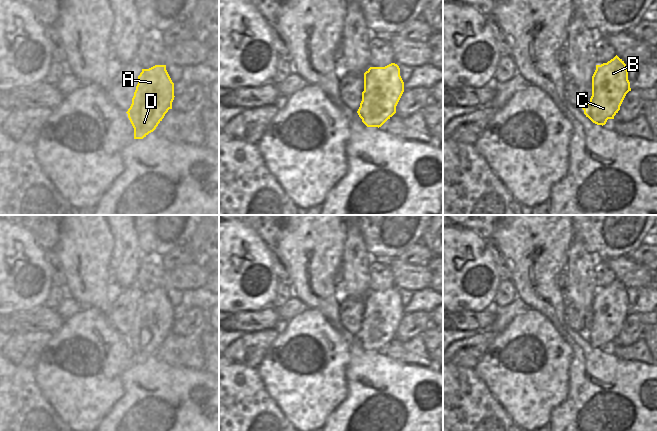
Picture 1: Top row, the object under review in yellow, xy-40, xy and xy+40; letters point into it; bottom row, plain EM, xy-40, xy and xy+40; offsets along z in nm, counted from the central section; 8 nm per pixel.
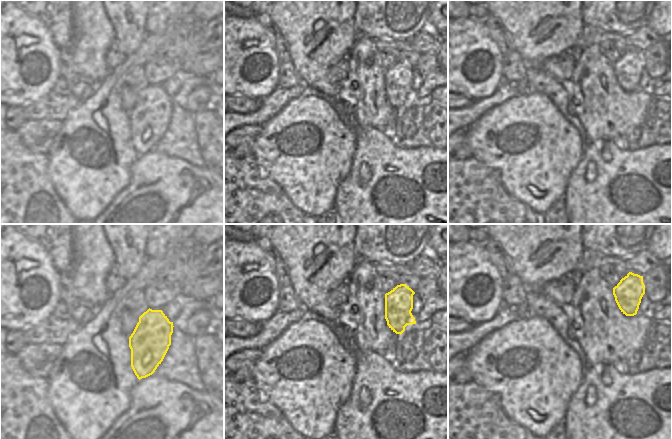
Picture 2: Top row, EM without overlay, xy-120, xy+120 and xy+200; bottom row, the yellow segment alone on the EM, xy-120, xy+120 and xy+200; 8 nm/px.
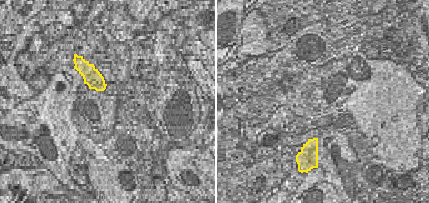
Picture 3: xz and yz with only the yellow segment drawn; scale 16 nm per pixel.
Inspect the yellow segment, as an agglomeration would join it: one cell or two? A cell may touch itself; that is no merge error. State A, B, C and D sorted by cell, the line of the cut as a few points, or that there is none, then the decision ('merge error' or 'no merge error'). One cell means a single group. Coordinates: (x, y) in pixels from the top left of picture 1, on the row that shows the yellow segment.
A B C D; no cut; no merge error

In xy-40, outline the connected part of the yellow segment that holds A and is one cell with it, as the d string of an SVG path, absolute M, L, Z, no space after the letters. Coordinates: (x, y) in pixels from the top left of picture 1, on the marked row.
M166 65L142 69L128 111L134 128L134 139L143 139L162 121L174 100L174 83Z

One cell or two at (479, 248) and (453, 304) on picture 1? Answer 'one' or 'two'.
one

